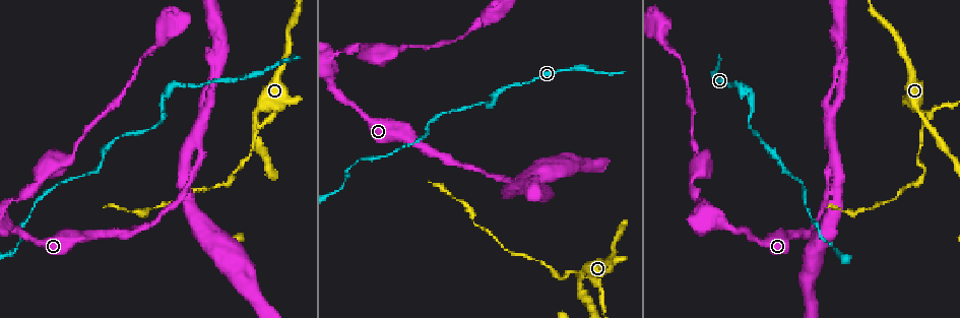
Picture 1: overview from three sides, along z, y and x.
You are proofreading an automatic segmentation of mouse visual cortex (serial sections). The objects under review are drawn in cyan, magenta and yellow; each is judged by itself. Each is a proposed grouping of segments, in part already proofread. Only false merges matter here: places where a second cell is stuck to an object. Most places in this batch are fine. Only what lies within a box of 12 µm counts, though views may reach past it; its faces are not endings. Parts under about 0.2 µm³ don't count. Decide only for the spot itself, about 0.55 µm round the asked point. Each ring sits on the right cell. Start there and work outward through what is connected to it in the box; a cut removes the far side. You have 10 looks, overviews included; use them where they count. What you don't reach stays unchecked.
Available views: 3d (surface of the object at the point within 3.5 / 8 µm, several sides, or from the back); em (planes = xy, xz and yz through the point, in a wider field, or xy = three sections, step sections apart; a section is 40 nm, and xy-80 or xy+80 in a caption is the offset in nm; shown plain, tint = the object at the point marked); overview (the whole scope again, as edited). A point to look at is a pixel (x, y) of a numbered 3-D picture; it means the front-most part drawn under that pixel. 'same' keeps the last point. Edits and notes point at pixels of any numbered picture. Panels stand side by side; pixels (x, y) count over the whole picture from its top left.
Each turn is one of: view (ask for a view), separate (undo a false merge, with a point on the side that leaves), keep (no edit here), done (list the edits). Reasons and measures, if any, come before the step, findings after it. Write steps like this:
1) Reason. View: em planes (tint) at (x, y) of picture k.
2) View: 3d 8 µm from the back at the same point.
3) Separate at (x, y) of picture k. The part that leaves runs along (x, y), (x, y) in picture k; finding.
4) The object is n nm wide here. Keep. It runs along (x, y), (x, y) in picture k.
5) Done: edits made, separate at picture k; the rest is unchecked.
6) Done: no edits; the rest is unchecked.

Abrupt turn. View: 3d 3.5 µm at (923, 122) of picture 1.

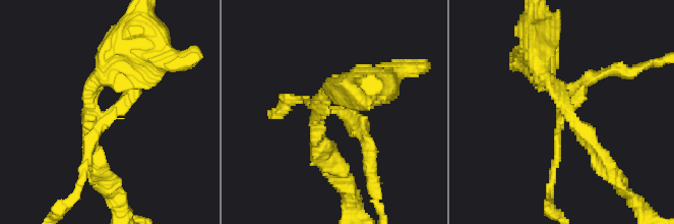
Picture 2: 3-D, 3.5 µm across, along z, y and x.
Now the EM. View: em xy step 1 (tint) at (321, 115) of picture 2.

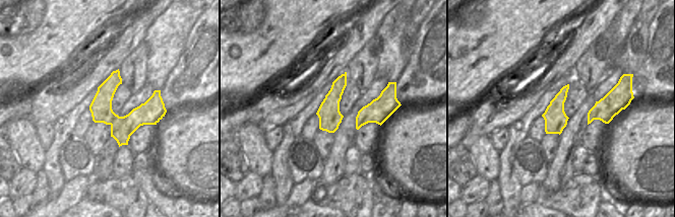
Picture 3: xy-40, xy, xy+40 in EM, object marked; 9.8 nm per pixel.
The object is 220 nm wide here. Separate at (579, 92) of picture 2. The part that leaves runs along (560, 118), (549, 206) in picture 2; a second cell is stuck on.

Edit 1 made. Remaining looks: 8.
View: overview.

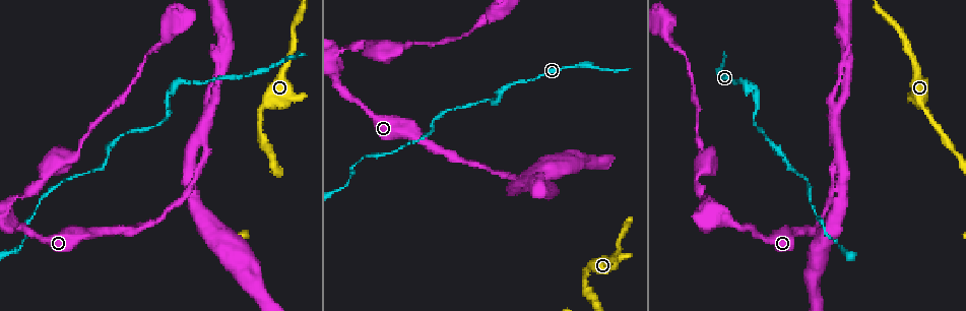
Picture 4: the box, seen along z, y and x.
Thin neck. View: 3d 3.5 µm at (736, 84) of picture 4.

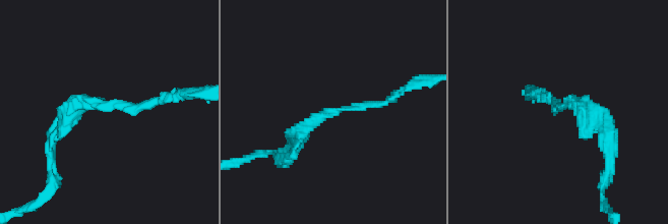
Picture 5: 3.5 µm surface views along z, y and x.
View: em xy step 3 (tint) at (341, 107) of picture 5.

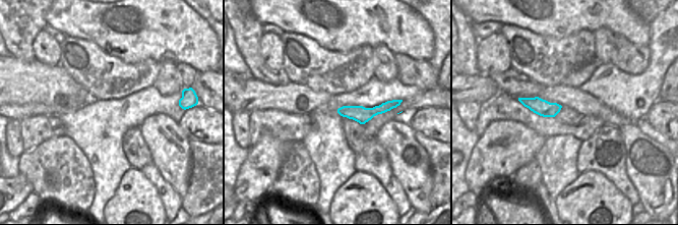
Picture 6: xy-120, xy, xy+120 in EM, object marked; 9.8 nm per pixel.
The object is 160 nm wide here. Keep. It runs along (405, 89), (380, 104), (323, 114), (293, 141) in picture 5; continuous, no second cell.

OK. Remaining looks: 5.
Narrows sharply. View: 3d 3.5 µm at (508, 178) of picture 4.

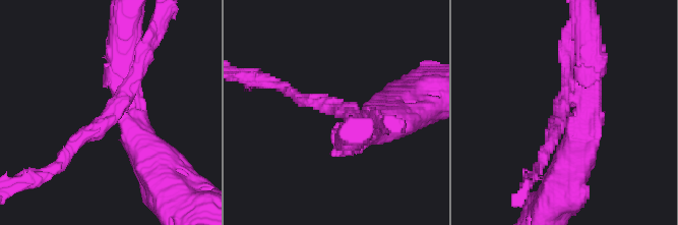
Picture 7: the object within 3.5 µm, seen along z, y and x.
Keep. It runs along (292, 93), (379, 124) in picture 7; all the same cell.

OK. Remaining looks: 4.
View: 3d 3.5 µm at (162, 119) of picture 4.

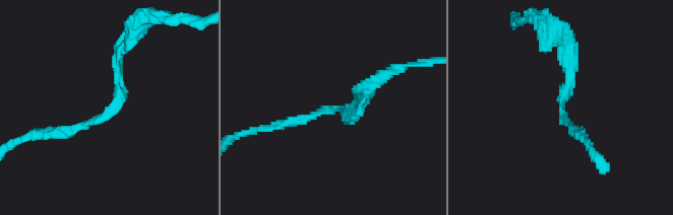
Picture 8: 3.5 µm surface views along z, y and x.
Need the tissue. View: em xy step 5 (plain) at (562, 111) of picture 8.

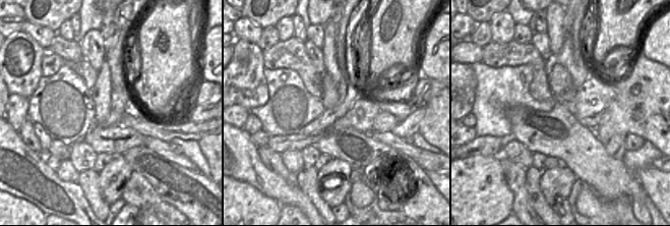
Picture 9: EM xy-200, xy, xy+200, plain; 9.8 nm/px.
Where the object lies. View: em xy step 5 (tint) at the same point.

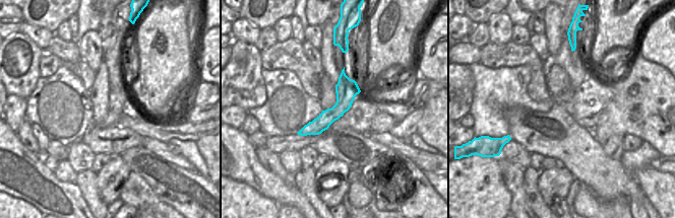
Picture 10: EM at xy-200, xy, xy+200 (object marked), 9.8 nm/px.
Keep. It runs along (119, 48), (119, 100), (94, 123), (50, 132) in picture 8; one cell here.

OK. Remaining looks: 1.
Done: edits made, separate at picture 2; the rest is unchecked.

